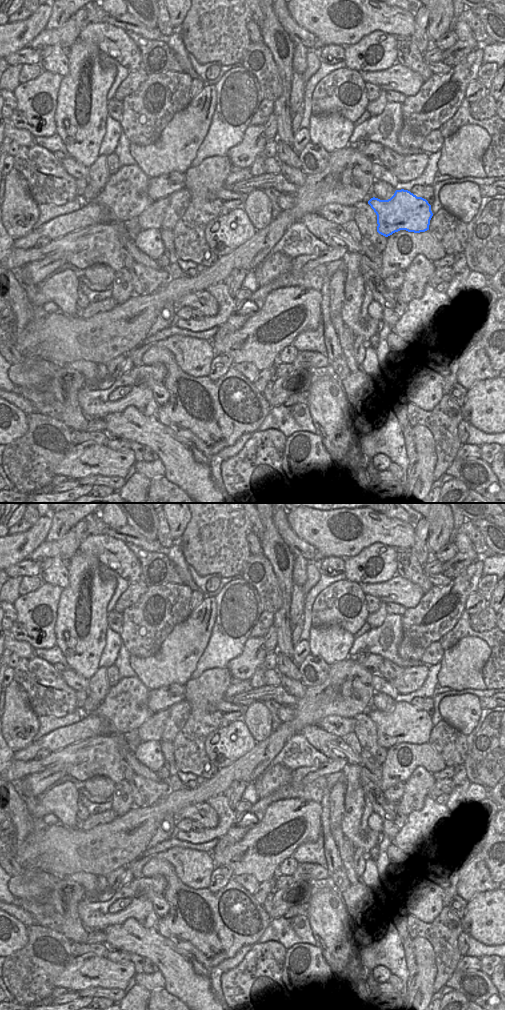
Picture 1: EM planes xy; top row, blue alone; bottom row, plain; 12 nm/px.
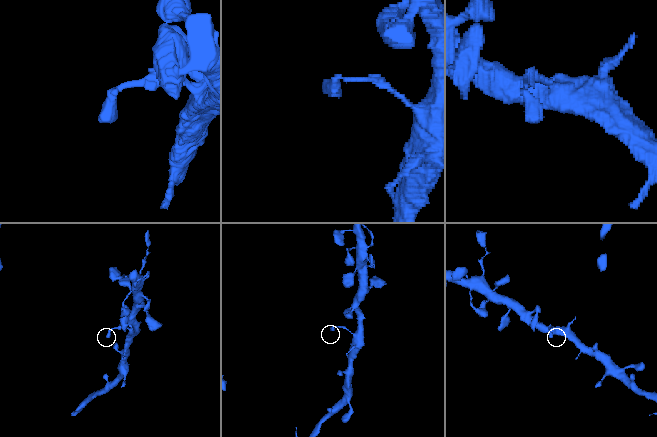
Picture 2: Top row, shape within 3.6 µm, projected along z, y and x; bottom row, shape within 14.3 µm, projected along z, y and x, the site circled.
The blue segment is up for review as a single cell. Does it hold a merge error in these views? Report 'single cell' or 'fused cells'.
single cell

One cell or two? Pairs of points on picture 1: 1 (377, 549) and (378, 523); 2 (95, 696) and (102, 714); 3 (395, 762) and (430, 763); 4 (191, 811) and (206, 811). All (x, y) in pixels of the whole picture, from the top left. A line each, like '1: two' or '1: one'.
1: two
2: two
3: one
4: one

